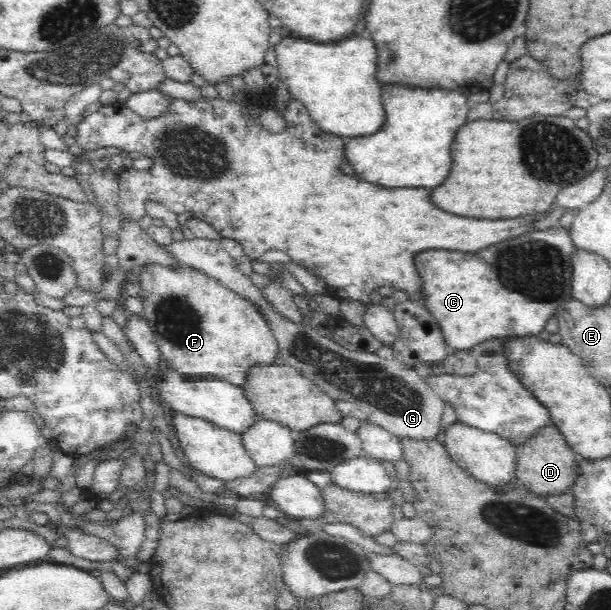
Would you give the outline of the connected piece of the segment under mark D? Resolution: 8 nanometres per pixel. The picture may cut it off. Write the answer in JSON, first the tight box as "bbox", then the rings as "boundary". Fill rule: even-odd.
{"bbox":[514,424,578,495],"boundary":[[[554,424],[542,427],[526,443],[516,446],[515,451],[517,452],[517,463],[514,468],[514,476],[517,482],[522,482],[529,491],[538,495],[557,495],[569,492],[574,478],[578,476],[577,461],[574,460],[574,451],[565,442],[561,432]]]}

